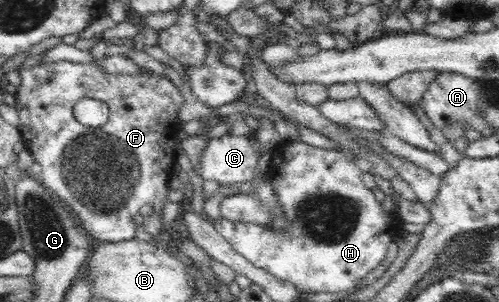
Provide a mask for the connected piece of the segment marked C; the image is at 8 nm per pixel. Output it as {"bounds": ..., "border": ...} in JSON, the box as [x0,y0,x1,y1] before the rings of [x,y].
{"bounds":[193,135,262,185],"border":[[[245,135],[208,138],[198,169],[193,170],[203,181],[216,180],[220,185],[246,182],[262,152],[258,141],[251,142]]]}

